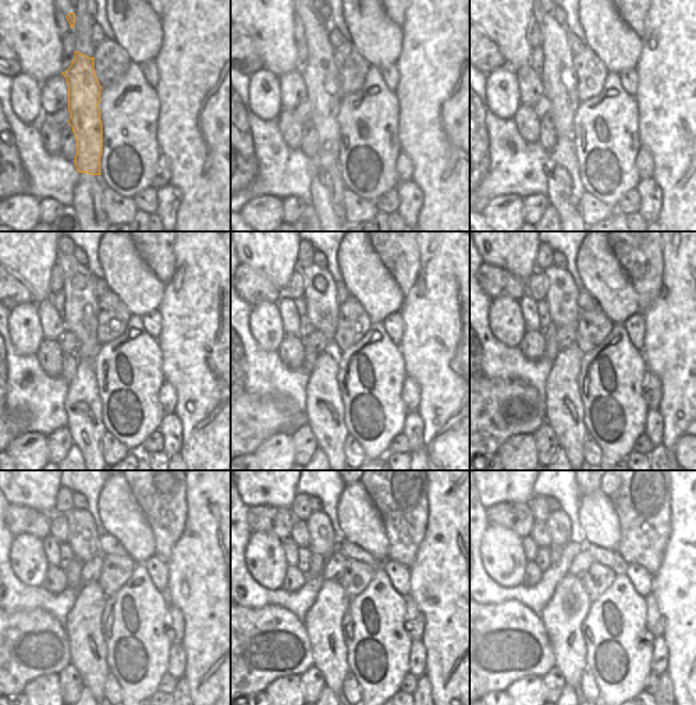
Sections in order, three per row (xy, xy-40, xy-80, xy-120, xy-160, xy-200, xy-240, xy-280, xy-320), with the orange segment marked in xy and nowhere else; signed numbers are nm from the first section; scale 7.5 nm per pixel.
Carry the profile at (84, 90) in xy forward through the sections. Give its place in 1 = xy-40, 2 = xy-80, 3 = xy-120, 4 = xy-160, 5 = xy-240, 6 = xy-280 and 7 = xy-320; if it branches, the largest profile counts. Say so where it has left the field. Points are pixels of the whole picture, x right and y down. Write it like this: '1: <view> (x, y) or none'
1: xy-40 (320, 78)
2: xy-80 (558, 77)
3: xy-120 (80, 301)
4: xy-160 (320, 294)
5: xy-240 (82, 535)
6: xy-280 (321, 537)
7: xy-320 (558, 523)

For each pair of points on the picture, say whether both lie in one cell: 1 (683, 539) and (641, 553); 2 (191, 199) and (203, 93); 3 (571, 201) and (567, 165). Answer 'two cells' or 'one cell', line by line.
1: two cells
2: one cell
3: one cell

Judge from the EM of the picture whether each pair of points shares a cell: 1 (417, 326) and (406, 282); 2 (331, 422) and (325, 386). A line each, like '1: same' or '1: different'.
1: different
2: same

